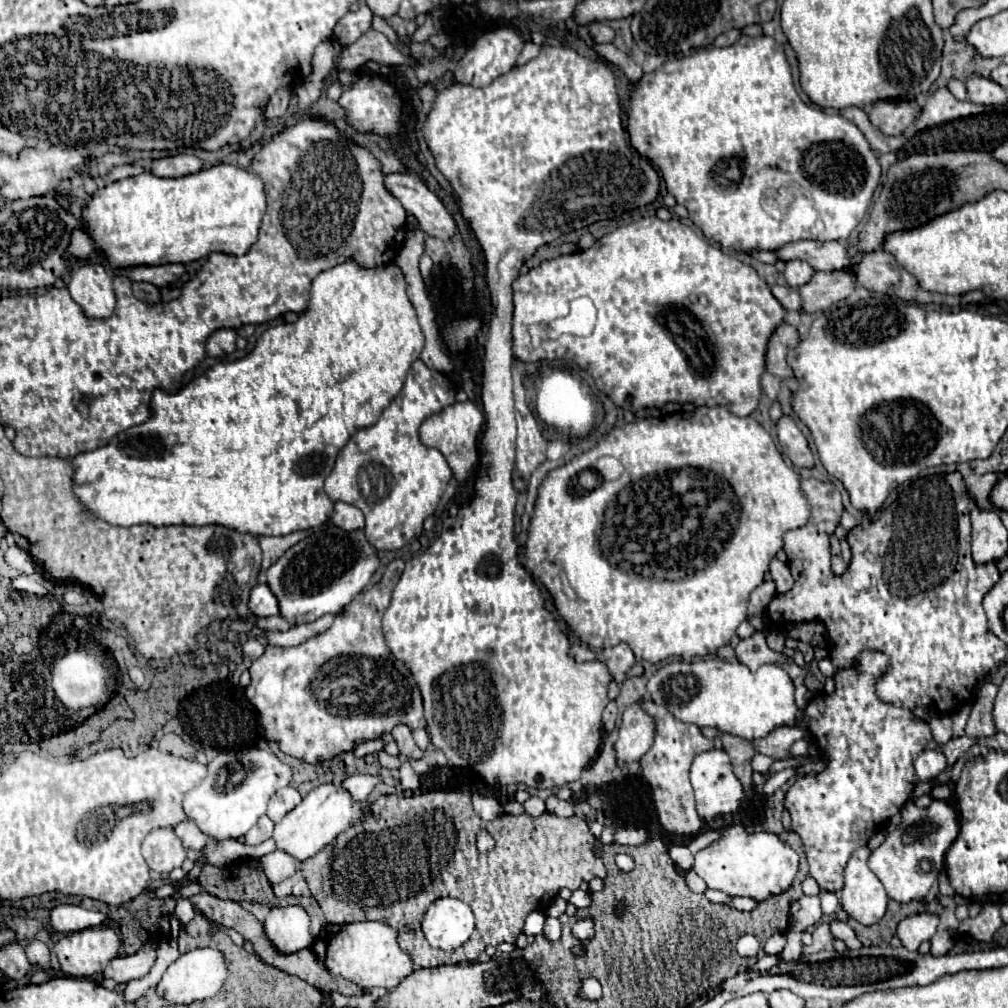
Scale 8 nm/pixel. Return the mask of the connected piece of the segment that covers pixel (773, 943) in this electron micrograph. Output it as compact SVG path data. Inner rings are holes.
M773 934L767 942L765 942L765 954L779 954L785 946L785 936L783 934Z

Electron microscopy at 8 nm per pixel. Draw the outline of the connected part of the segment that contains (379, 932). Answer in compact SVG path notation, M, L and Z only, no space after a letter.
M353 922L347 926L325 926L321 934L313 942L313 952L329 968L329 972L351 980L361 988L393 988L397 986L409 972L413 972L413 962L409 954L401 952L397 946L397 930L389 928L381 922Z

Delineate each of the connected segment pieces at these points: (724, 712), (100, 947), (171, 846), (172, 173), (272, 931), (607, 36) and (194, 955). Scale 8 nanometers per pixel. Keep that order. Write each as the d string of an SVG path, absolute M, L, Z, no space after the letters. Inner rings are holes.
M699 660L699 662L669 662L663 668L659 668L649 678L649 696L655 704L665 706L677 720L697 726L711 726L719 728L721 732L741 736L747 740L755 740L761 736L767 736L773 728L781 724L793 724L801 720L801 710L795 706L795 686L789 678L789 674L779 668L777 664L763 664L757 672L751 672L747 666L743 666L737 660Z
M87 928L71 932L55 943L61 970L67 976L85 978L103 972L109 960L119 956L121 940L113 928Z
M171 826L157 828L143 840L143 858L151 870L169 874L173 868L179 868L185 862L187 850Z
M177 154L161 160L153 160L151 172L161 178L179 178L187 174L195 174L203 168L203 162L193 154Z
M273 906L265 918L265 932L281 952L297 952L309 948L313 936L309 934L309 914L303 906Z
M593 22L593 24L589 24L589 34L591 34L591 38L593 38L597 44L601 44L601 42L613 42L613 38L615 38L613 28L609 28L609 26L603 24L603 22Z
M195 948L185 952L179 960L175 960L163 974L157 992L159 996L167 998L171 1004L191 1004L193 1000L205 1000L205 998L213 998L221 986L225 984L229 976L227 970L227 960L223 956L223 952L215 950L215 948Z

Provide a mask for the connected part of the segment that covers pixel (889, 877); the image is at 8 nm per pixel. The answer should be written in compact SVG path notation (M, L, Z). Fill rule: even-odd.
M933 800L929 808L917 808L913 802L907 802L903 808L903 822L895 828L881 846L877 846L869 856L869 868L881 880L889 898L897 902L921 900L929 892L931 884L937 880L943 870L945 852L949 844L957 838L957 814L943 800Z

